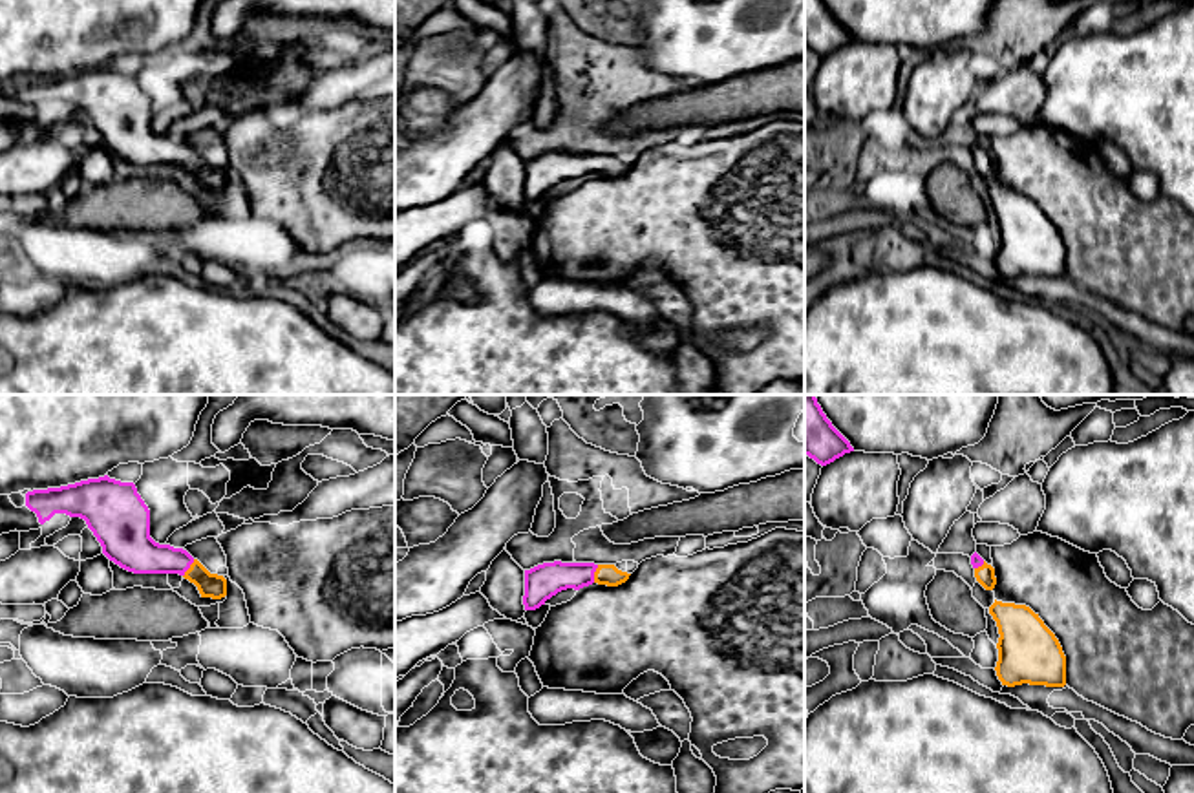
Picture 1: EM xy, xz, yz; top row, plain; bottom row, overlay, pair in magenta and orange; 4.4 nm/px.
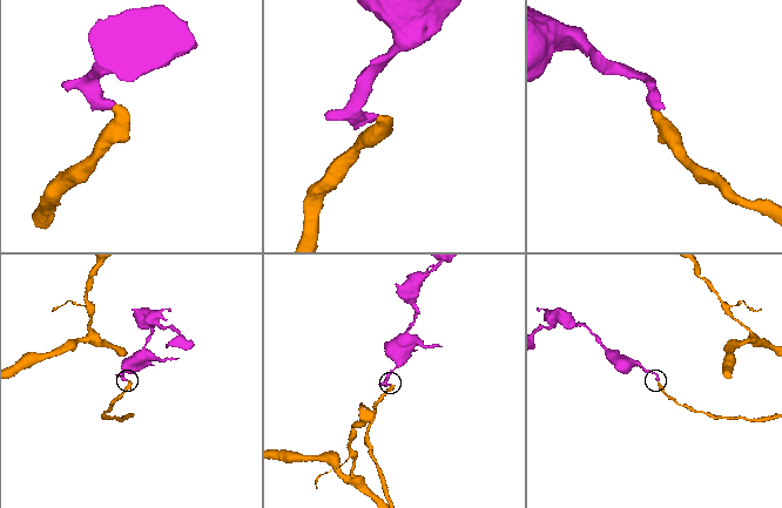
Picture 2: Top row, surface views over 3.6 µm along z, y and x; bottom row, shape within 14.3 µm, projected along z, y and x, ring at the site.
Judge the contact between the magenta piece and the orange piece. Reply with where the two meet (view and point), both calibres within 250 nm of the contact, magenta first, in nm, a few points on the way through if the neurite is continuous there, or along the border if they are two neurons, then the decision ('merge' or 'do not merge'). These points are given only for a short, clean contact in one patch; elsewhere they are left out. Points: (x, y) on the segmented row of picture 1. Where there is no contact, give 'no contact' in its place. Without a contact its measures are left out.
meets magenta in xz at (593, 574); 150 nm thick on the magenta side, 100 nm on the other; runs through xz (542, 581), (556, 576), (593, 574), (606, 574); merge

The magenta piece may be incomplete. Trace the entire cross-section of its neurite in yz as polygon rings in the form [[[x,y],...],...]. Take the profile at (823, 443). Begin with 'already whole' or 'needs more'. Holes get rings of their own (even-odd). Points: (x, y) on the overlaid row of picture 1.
already whole | [[[805,395],[805,455],[826,466],[850,451],[854,448],[826,418],[816,395]]]

